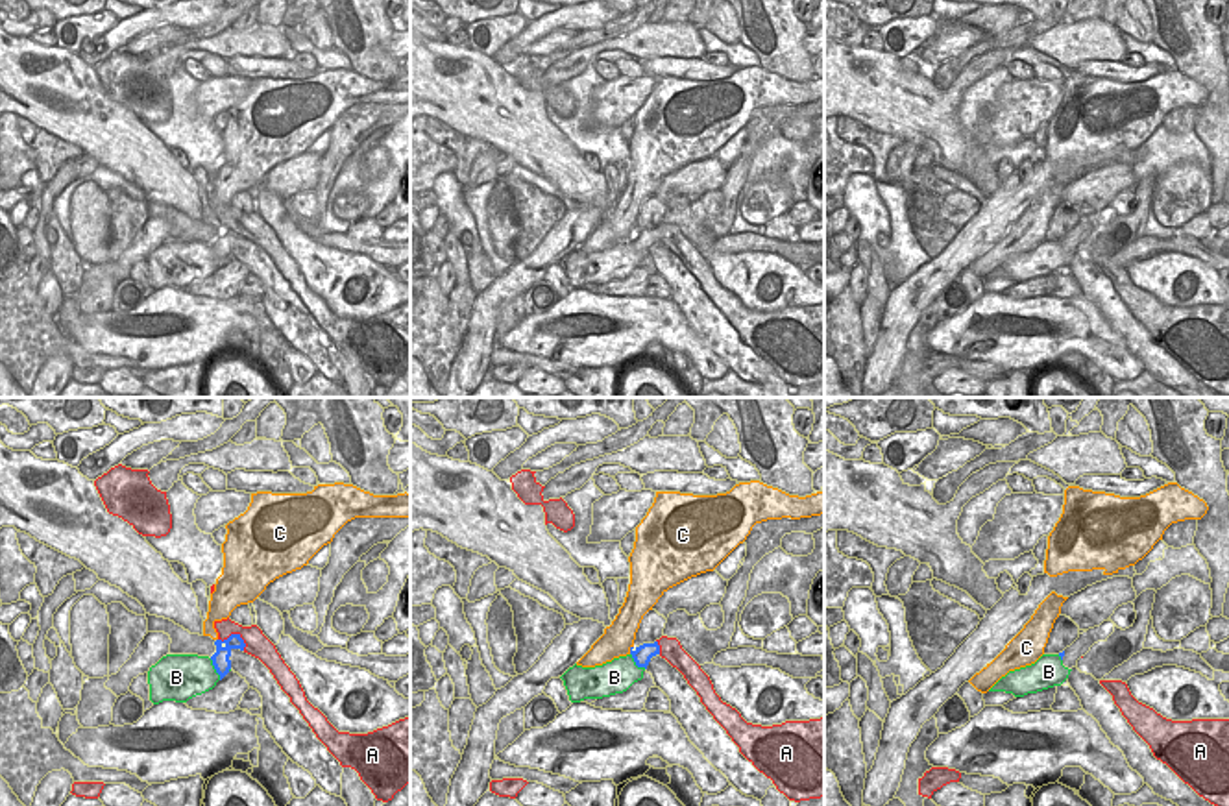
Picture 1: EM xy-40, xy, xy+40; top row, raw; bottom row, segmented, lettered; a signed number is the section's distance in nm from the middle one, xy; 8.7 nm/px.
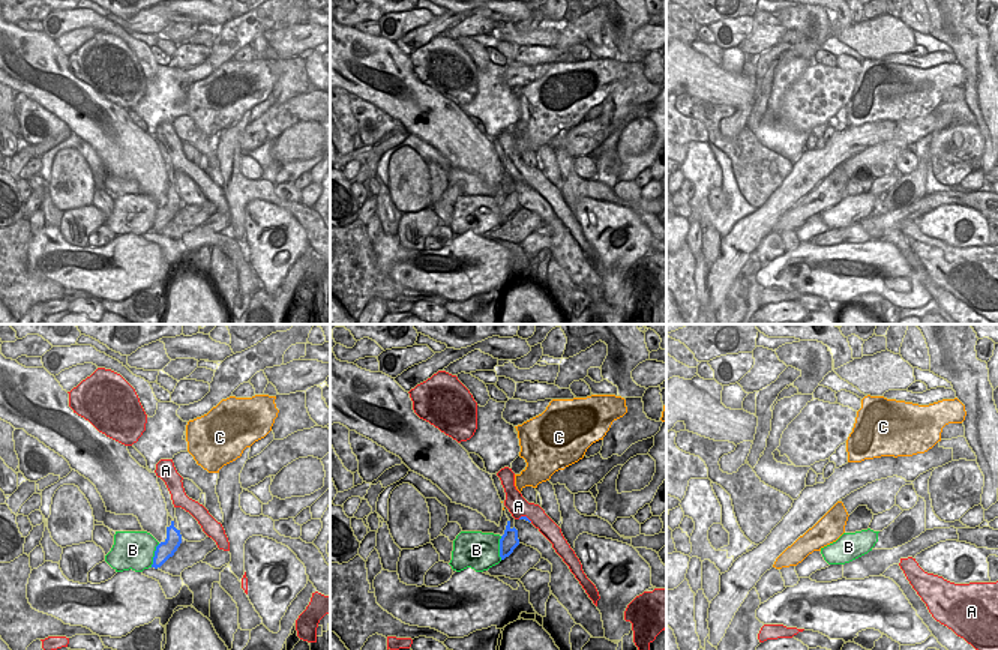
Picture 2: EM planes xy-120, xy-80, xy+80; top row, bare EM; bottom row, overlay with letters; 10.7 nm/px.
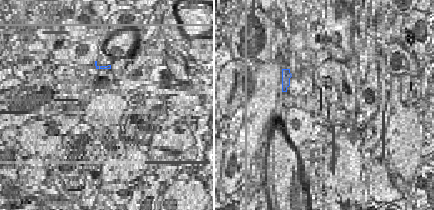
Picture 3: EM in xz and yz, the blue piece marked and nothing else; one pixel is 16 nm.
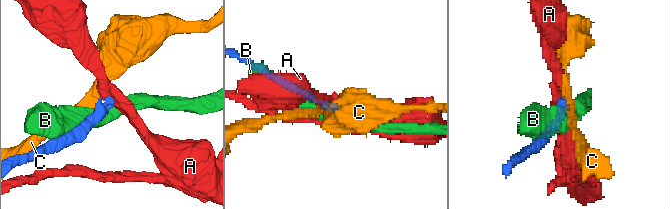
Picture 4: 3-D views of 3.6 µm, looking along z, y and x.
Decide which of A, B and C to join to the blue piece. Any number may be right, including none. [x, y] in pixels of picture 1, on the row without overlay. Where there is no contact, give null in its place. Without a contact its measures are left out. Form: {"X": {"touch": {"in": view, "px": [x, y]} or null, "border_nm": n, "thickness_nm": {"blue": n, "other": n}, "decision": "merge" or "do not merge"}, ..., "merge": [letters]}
{"A": {"touch": {"in": "xy-40", "px": [233, 220]}, "border_nm": 260, "thickness_nm": {"blue": 160, "other": 200}, "decision": "do not merge"}, "B": {"touch": {"in": "xy-40", "px": [215, 254]}, "border_nm": 220, "thickness_nm": {"blue": 160, "other": 380}, "decision": "do not merge"}, "C": {"touch": {"in": "xy", "px": [631, 235]}, "border_nm": 90, "thickness_nm": {"blue": 160, "other": 280}, "decision": "do not merge"}, "merge": []}

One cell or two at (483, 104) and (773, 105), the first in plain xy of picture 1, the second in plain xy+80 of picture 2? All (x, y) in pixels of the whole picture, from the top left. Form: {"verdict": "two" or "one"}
{"verdict": "two"}

